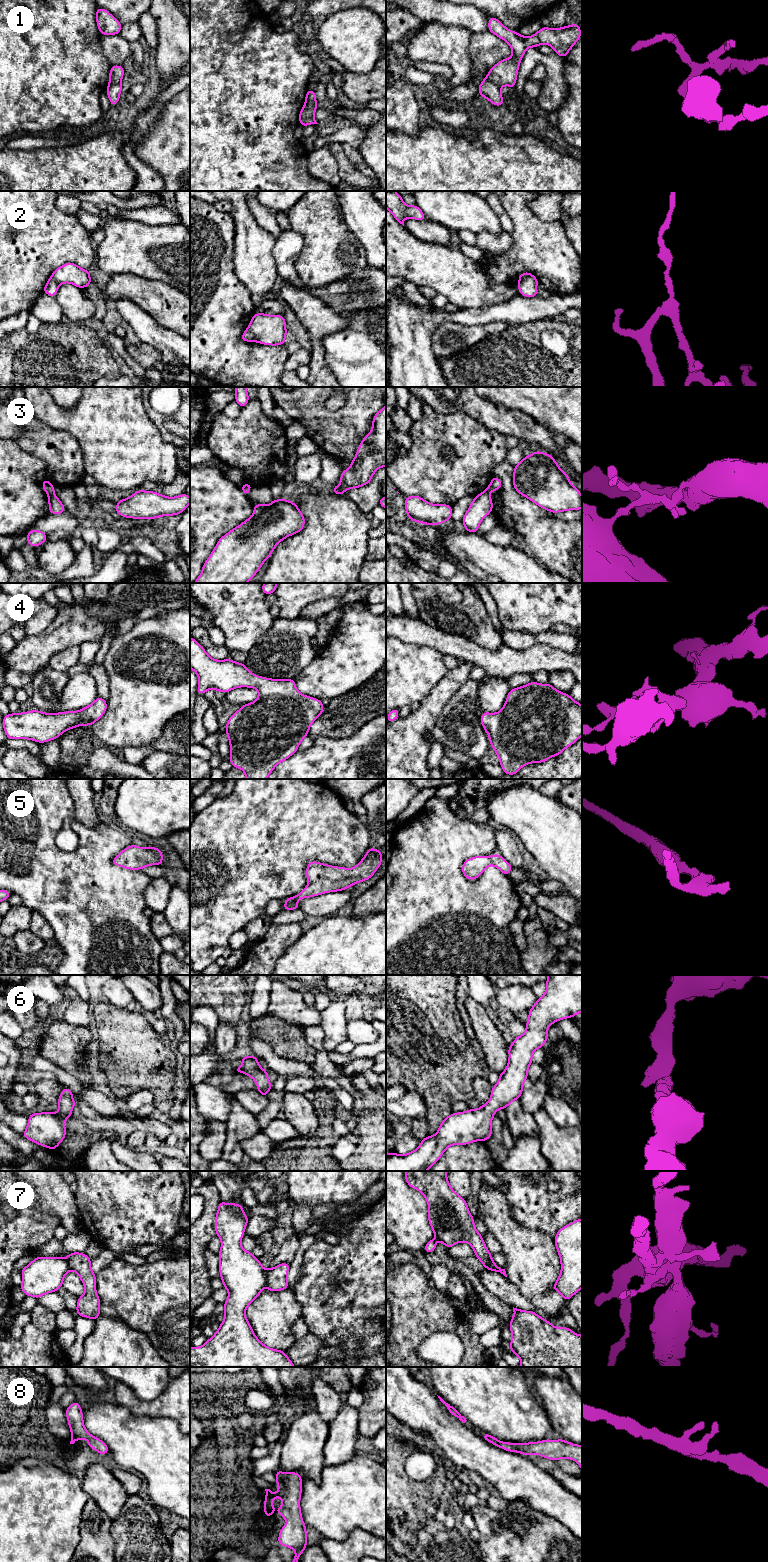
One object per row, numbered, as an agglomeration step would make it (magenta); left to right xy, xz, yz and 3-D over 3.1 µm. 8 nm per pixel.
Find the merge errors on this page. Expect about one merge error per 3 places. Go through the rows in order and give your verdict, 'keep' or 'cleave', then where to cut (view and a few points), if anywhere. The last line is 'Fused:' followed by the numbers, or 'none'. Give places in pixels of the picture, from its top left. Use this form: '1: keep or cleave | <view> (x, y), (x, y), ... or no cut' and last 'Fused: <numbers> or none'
1: cleave | yz (486, 77), (500, 87)
2: cleave | xz (247, 328), (251, 332), (253, 340)
3: cleave | xy (53, 492), (48, 494)
4: keep | no cut
5: keep | no cut
6: keep | no cut
7: cleave | xz (264, 1270), (266, 1284)
8: keep | no cut
Fused: 1, 2, 3, 7

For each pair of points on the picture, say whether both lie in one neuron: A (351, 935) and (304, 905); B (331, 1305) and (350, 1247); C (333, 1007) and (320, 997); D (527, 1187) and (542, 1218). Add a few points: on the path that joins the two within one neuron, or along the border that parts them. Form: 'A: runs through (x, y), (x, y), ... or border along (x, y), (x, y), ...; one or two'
A: border along (330, 915), (322, 918); two
B: runs through (345, 1291), (348, 1288), (348, 1261); one
C: border along (331, 1002), (320, 1011); two
D: runs through (528, 1195), (531, 1203), (538, 1210); one

